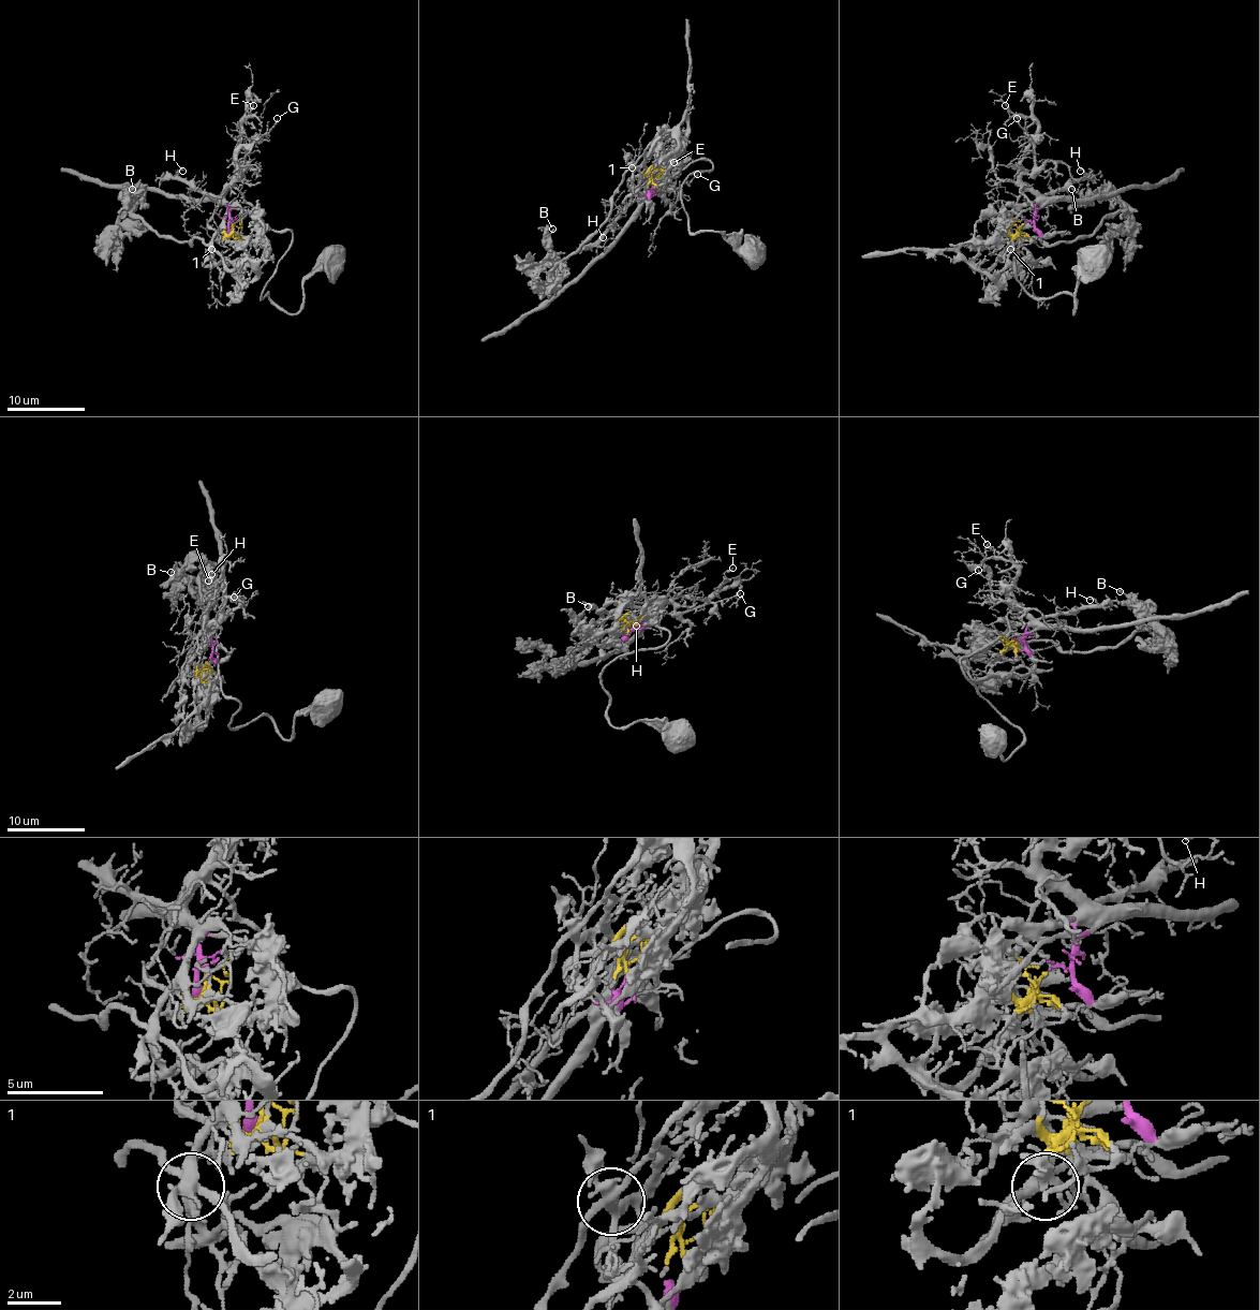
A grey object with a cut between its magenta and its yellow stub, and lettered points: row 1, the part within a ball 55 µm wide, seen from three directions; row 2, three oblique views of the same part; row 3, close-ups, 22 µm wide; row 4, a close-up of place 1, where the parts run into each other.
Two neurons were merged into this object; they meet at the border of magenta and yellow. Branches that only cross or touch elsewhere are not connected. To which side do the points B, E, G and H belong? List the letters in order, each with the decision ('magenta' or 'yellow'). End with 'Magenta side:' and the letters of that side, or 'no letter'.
B: yellow
E: magenta
G: magenta
H: magenta
Magenta side: E, G, H

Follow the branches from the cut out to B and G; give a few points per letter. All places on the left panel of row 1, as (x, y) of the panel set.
B: (233, 223), (258, 275), (245, 259), (228, 268), (199, 237), (190, 245), (160, 237), (133, 214), (133, 189)
G: (233, 222), (225, 189), (235, 178), (235, 157), (278, 118)

